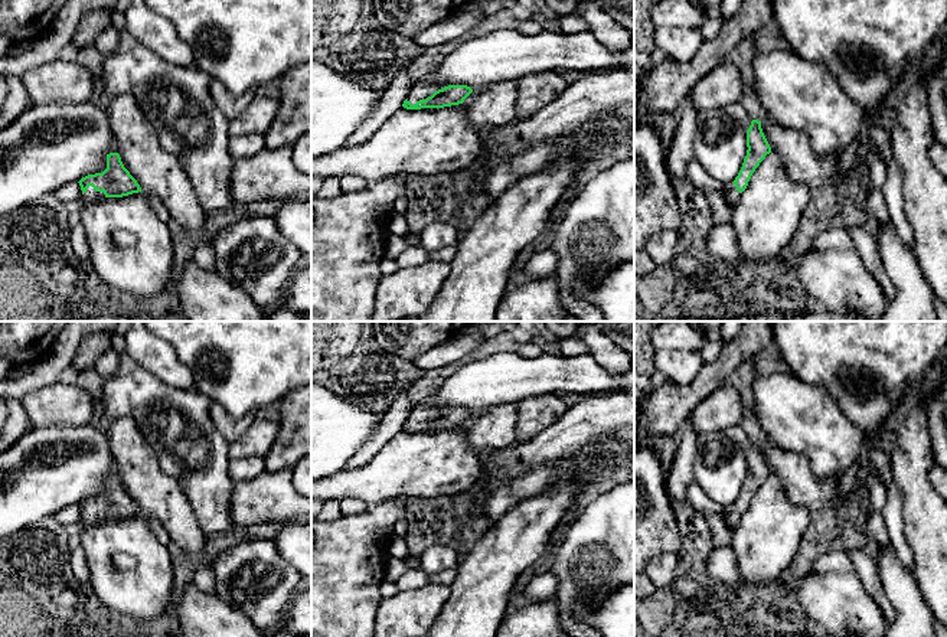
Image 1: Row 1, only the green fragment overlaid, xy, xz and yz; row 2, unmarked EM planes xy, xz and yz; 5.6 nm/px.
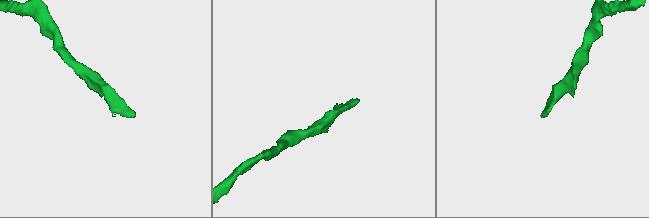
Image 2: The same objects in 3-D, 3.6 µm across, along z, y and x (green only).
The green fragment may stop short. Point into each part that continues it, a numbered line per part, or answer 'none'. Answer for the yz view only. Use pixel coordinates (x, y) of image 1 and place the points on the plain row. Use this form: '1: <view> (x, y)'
1: yz (731, 518)

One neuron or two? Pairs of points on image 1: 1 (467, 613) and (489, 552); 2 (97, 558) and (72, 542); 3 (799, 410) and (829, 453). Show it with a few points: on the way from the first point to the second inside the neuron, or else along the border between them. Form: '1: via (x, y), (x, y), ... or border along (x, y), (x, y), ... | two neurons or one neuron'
1: via (479, 598), (489, 567) | one neuron
2: border along (82, 522), (82, 542), (79, 545) | two neurons
3: via (807, 420), (829, 443) | one neuron

